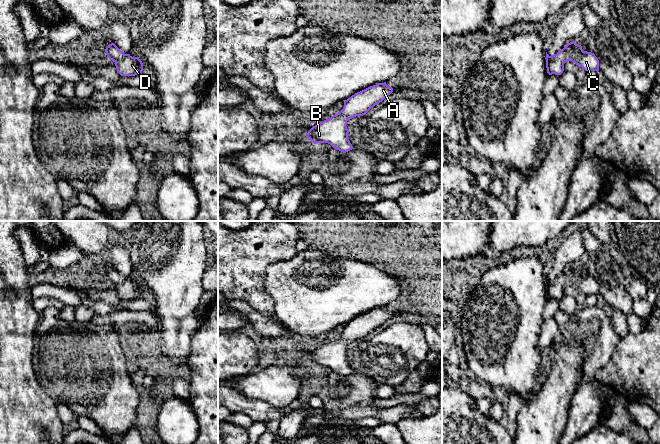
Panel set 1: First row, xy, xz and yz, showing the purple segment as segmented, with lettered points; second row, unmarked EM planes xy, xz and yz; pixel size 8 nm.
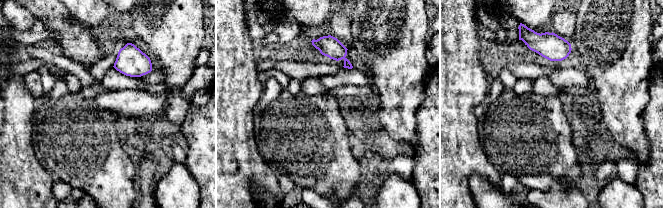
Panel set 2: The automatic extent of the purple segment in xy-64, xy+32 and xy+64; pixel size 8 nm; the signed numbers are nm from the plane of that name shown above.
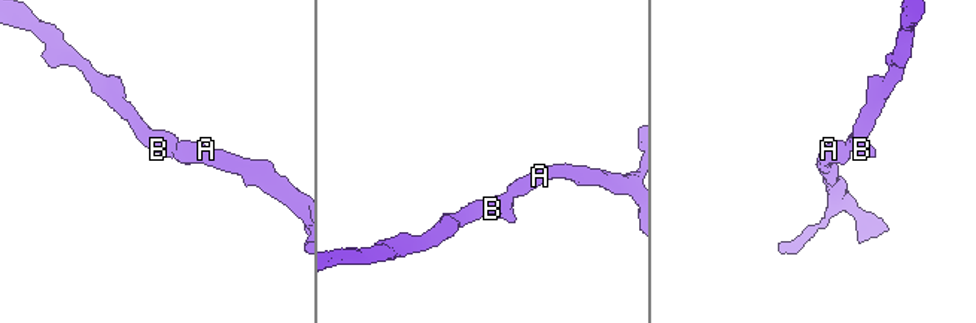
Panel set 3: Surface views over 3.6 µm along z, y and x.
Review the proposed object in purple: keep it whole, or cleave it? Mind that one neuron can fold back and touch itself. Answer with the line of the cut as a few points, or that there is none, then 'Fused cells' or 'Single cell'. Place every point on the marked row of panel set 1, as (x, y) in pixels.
No split. Single cell

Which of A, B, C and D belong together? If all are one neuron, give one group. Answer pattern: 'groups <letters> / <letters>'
groups A B C D

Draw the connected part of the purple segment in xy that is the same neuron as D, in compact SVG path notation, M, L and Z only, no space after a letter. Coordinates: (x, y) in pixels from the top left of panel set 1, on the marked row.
M114 43L108 45L105 52L107 57L115 62L117 71L121 76L129 77L142 74L143 63L138 57L124 54Z

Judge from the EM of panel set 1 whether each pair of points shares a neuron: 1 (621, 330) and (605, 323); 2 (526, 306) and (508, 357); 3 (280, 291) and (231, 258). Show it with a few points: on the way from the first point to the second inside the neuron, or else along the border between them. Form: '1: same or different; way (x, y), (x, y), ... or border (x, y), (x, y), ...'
1: different; border (610, 316), (613, 329), (620, 338)
2: same; way (513, 319), (511, 321), (511, 344)
3: different; border (278, 261), (266, 268), (264, 286), (274, 303)

